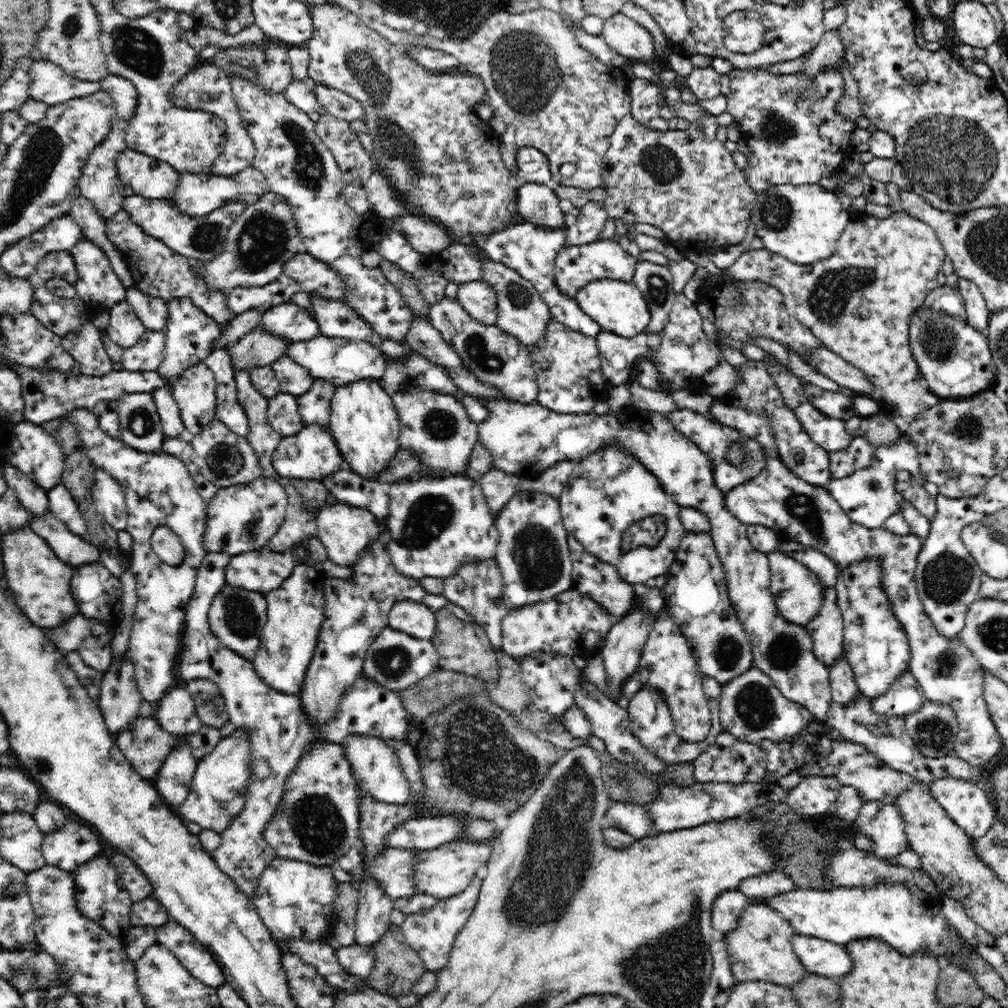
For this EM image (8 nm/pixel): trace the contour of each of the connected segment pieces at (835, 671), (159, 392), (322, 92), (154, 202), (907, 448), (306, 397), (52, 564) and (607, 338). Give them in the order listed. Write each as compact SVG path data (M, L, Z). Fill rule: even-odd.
M844 653L830 666L829 683L831 686L831 701L838 704L848 704L859 693L850 663Z
M156 388L151 392L154 402L156 403L158 415L160 415L161 426L165 436L171 438L180 438L186 435L186 427L182 423L182 416L178 403L171 395L171 391L162 388Z
M308 80L308 84L311 86L312 93L316 95L319 106L324 106L326 112L332 116L349 123L352 120L365 120L364 107L360 101L337 89L314 83L312 80Z
M138 194L124 198L122 205L124 210L130 214L134 224L140 226L146 234L162 240L174 252L180 256L186 256L192 262L198 260L210 262L214 256L222 252L226 244L228 229L241 216L246 207L241 200L234 200L234 202L228 202L214 209L207 216L190 217L184 216L169 199L152 199Z
M902 434L896 442L876 447L868 468L856 470L851 476L840 480L831 480L826 490L856 524L866 528L884 528L886 518L901 511L903 504L907 502L894 487L898 470L917 471L918 468L917 447L910 438Z
M315 378L310 390L297 396L298 411L306 426L314 424L329 429L335 390L336 386L330 381Z
M28 524L1 535L1 556L6 580L16 604L36 626L52 629L79 614L71 591L75 568L65 564Z
M602 329L596 336L604 387L630 384L635 362L646 353L652 358L655 350L635 338L626 338Z

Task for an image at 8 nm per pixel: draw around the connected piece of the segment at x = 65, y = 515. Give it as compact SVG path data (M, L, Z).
M58 485L47 492L49 510L66 524L70 532L80 536L84 541L89 541L87 525L70 491L63 485Z

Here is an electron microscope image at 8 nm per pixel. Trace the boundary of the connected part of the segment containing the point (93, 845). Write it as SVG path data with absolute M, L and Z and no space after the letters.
M68 820L62 828L46 834L43 838L42 854L46 864L62 870L73 871L100 854L100 838L89 825Z

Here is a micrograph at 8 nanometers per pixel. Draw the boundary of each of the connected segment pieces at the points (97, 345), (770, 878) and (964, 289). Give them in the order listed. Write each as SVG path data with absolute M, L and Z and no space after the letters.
M90 320L82 324L80 332L66 334L61 341L66 352L78 361L84 375L99 377L113 370L114 362L105 353L101 331L94 327Z
M774 870L764 876L740 882L740 892L744 892L746 897L763 899L791 892L797 887L797 884L782 870Z
M959 277L958 287L962 293L965 302L965 311L967 312L966 321L970 326L977 328L985 333L989 324L990 309L987 307L985 298L980 289L970 280Z

